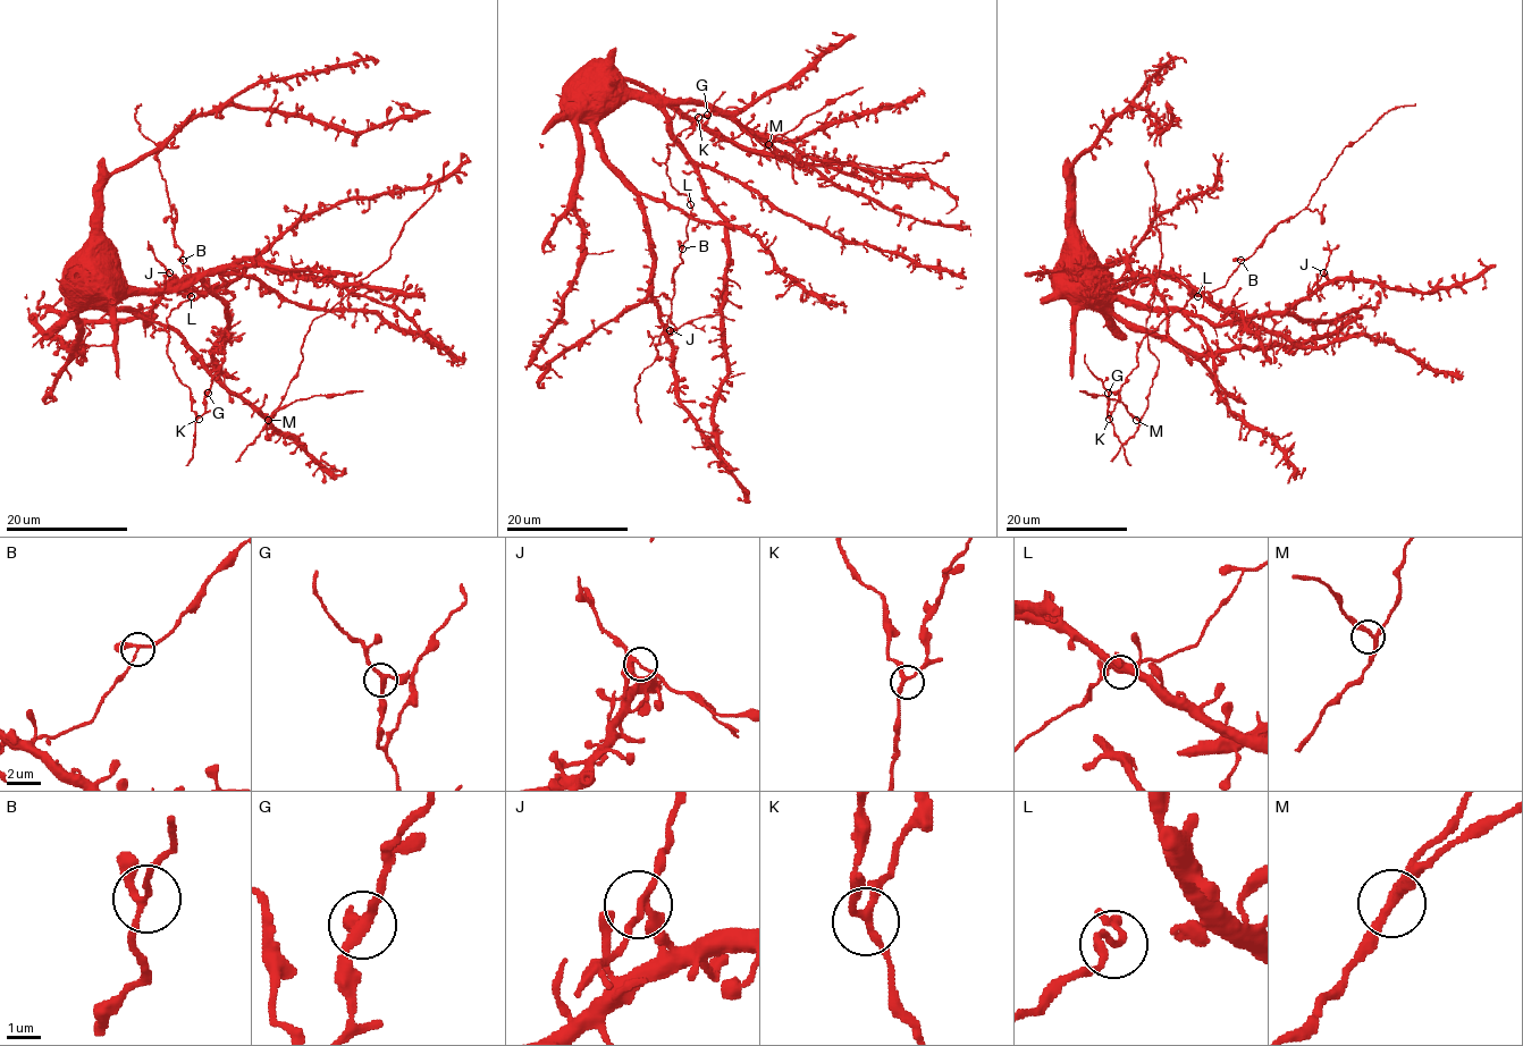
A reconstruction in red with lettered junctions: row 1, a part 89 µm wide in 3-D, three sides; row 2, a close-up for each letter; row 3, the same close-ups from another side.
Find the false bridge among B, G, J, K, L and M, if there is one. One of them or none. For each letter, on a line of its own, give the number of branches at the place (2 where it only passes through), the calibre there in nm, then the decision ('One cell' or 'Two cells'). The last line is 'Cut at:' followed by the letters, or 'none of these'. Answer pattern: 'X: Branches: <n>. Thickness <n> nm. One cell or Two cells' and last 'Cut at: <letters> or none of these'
B: Branches: 3. Thickness 160 nm. One cell
G: Branches: 3. Thickness 260 nm. One cell
J: Branches: 3. Thickness 170 nm. Two cells
K: Branches: 3. Thickness 200 nm. One cell
L: Branches: 2. Thickness 170 nm. One cell
M: Branches: 3. Thickness 240 nm. One cell
Cut at: J

